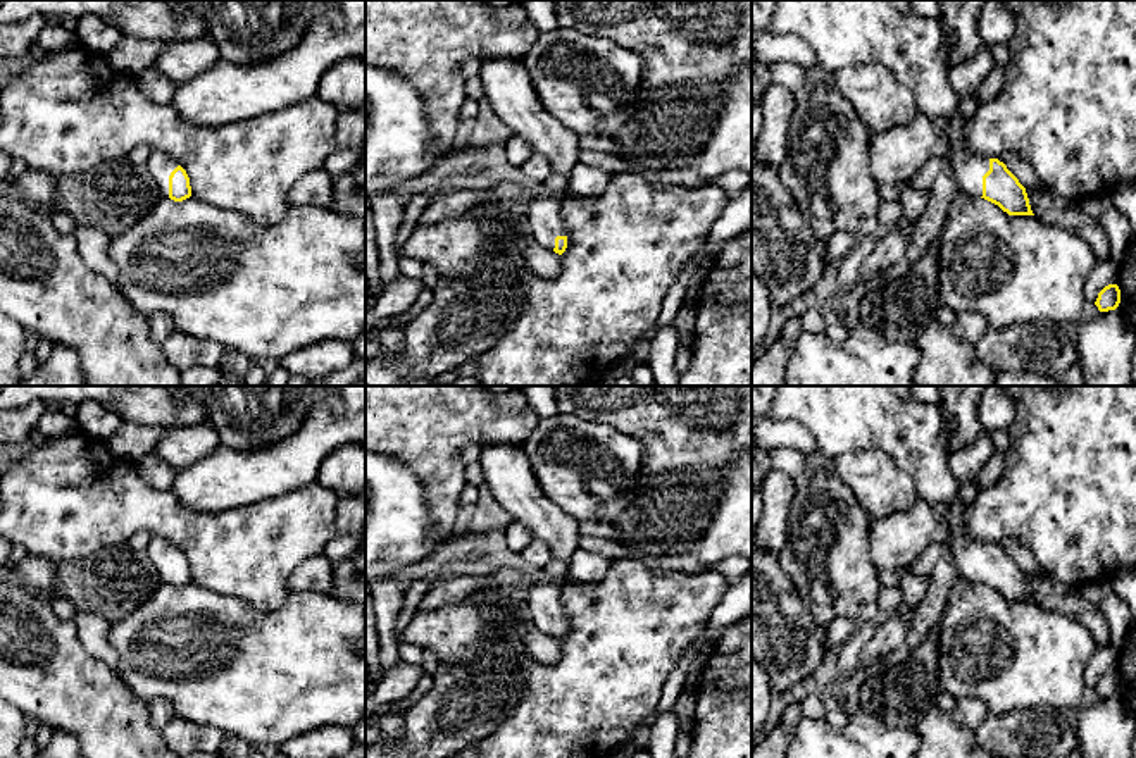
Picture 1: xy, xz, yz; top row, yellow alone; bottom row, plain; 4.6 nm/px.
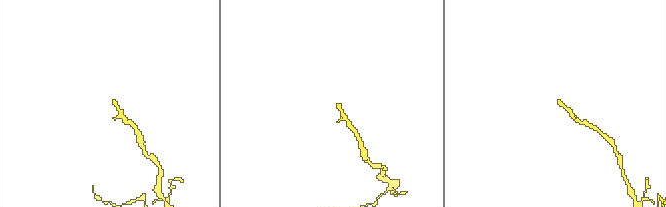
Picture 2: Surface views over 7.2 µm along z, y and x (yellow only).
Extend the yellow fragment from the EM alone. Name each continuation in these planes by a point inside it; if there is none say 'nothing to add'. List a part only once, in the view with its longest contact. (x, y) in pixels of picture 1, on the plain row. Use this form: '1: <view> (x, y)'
1: yz (842, 419)

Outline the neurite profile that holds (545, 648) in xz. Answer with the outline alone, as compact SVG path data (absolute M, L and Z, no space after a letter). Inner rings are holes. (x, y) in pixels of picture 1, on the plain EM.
M527 601L522 603L522 612L519 617L519 636L526 646L527 656L541 662L553 665L560 658L560 641L555 639L553 636L548 636L541 632L531 615L529 615L529 606Z

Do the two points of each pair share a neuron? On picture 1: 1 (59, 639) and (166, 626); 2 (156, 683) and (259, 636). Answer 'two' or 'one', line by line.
1: two
2: one

